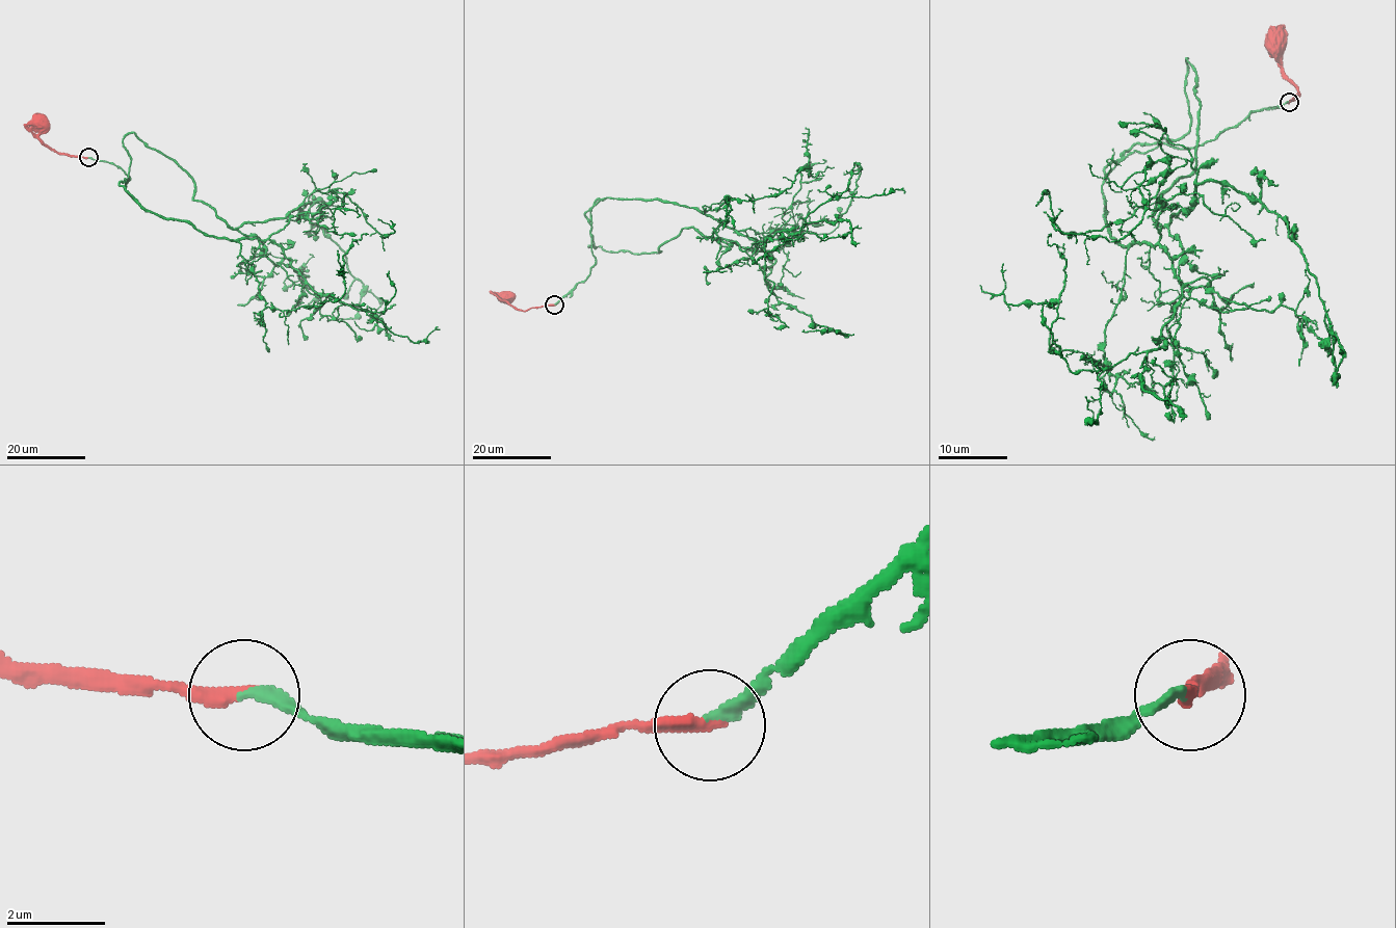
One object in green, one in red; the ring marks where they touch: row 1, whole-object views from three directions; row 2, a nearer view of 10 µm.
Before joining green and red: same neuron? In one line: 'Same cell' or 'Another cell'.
Same cell

